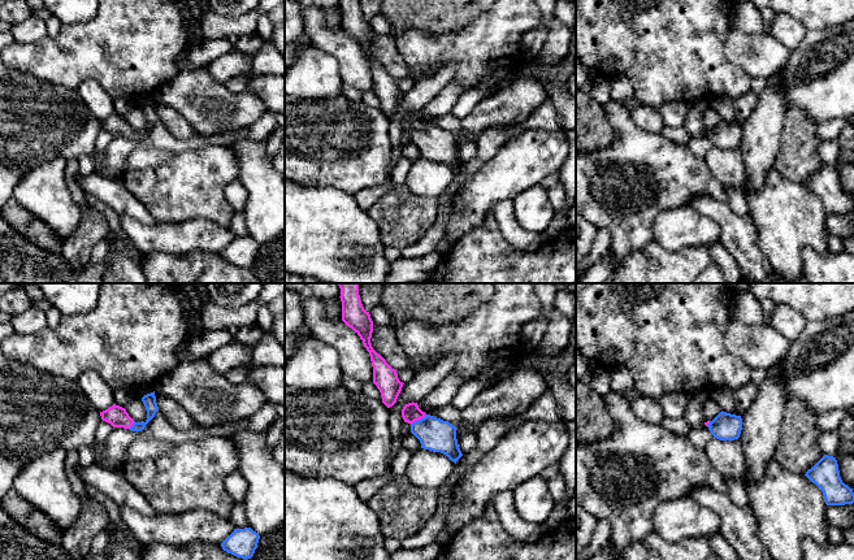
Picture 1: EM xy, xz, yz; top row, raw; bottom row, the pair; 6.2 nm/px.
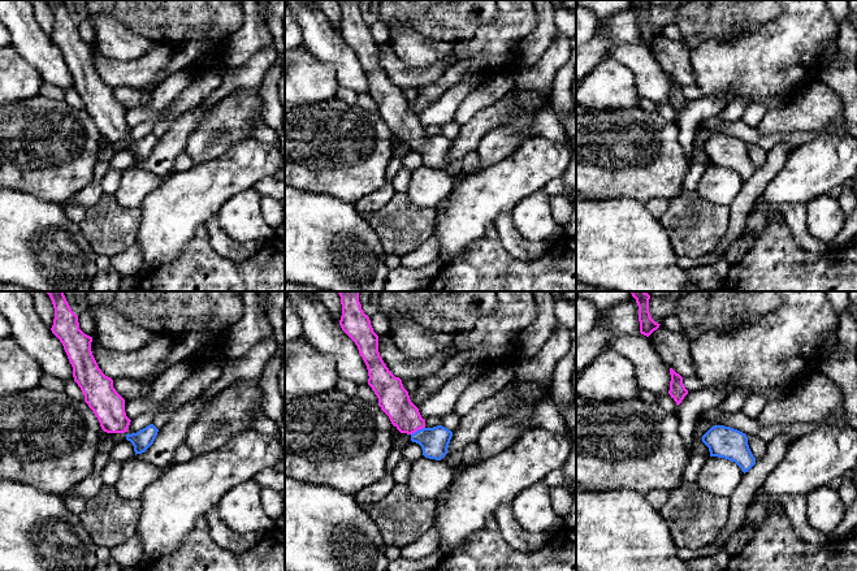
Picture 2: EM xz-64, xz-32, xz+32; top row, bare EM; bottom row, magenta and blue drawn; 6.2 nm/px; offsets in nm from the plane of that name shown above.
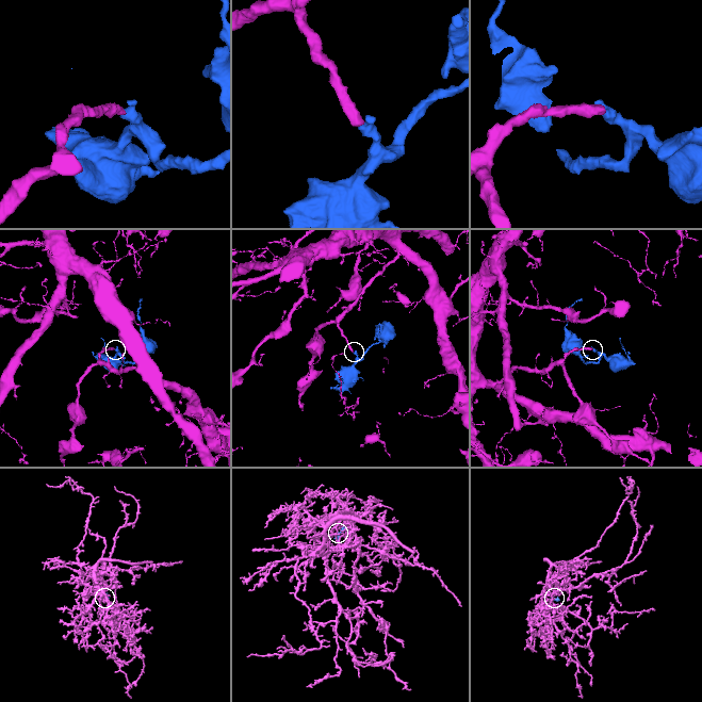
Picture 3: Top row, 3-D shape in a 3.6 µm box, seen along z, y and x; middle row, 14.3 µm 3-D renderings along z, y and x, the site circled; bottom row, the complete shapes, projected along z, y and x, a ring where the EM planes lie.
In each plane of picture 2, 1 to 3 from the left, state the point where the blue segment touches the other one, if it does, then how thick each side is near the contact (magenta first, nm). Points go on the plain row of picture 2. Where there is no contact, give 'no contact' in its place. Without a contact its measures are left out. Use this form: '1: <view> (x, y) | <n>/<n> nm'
1: no contact
2: xz-32 (418, 138) | 190/180 nm
3: no contact

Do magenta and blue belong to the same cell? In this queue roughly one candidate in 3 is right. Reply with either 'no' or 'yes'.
yes

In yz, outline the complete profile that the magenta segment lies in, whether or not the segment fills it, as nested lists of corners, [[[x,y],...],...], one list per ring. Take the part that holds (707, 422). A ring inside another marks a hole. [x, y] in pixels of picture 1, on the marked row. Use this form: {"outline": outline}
{"outline": [[[720,412],[712,421],[705,422],[714,438],[720,440],[734,440],[742,430],[741,416]]]}

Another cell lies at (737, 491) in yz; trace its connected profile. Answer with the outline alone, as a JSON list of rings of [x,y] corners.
[[[729,479],[727,481],[728,495],[732,502],[741,508],[749,507],[749,498],[746,491],[746,485],[742,479]]]

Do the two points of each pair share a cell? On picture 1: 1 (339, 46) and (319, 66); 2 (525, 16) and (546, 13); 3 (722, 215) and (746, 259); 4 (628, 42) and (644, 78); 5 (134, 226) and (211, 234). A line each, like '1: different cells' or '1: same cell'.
1: different cells
2: different cells
3: same cell
4: same cell
5: same cell

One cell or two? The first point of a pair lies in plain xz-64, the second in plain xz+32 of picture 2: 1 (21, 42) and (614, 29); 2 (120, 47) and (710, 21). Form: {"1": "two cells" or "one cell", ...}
{"1": "two cells", "2": "two cells"}

